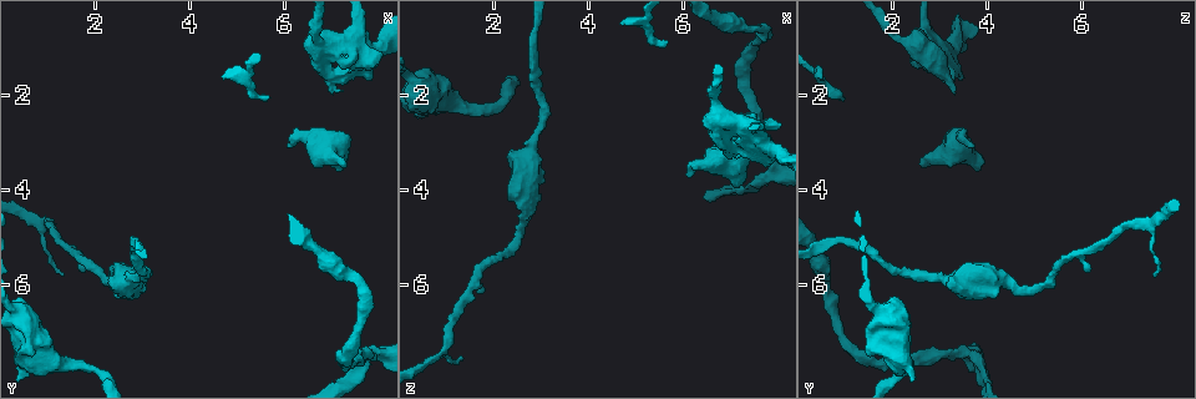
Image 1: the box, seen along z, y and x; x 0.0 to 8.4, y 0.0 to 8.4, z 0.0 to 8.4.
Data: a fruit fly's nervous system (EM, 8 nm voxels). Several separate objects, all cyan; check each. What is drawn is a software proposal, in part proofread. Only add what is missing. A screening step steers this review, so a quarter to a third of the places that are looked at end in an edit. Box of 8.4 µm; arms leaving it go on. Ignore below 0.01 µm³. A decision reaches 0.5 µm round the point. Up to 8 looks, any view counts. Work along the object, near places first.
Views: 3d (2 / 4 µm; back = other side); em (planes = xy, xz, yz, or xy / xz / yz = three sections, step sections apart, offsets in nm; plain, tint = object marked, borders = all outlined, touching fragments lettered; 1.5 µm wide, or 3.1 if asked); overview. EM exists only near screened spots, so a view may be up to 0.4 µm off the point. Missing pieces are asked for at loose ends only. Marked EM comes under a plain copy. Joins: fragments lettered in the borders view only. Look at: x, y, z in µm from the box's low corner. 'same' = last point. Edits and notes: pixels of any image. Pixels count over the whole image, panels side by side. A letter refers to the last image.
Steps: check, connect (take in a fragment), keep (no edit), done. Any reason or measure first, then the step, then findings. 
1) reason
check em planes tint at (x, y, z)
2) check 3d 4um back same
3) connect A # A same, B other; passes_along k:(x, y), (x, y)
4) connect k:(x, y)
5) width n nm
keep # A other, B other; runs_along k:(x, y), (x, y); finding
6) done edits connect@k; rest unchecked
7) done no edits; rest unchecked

check em xy step 4 borders at (7.80, 1.65, 3.45)

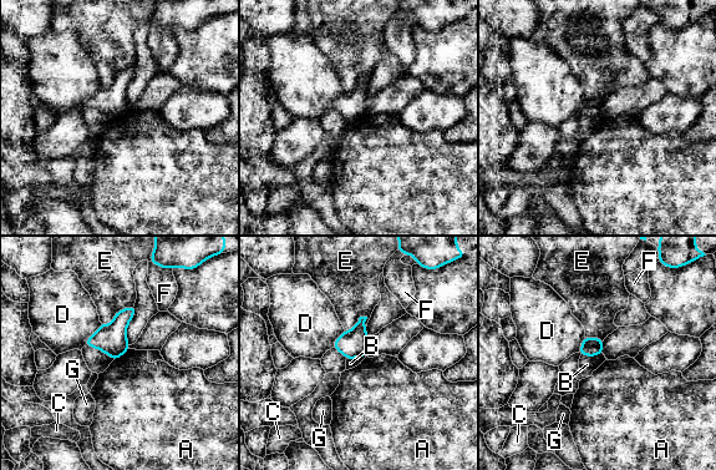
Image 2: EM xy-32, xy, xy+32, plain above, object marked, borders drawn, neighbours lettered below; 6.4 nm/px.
keep # A other, B other, C other, D other, E other, F other, G other; border 2:(602, 353), (580, 355); none of them fits

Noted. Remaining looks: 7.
free end
check 3d 2um at (6.15, 3.10, 3.70)

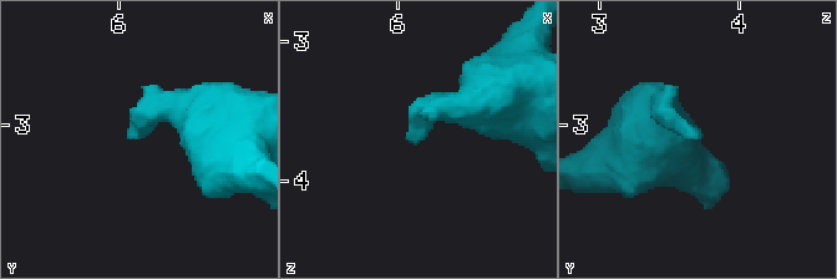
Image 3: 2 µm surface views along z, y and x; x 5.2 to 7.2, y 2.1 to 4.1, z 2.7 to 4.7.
shape alone is not enough
check em xy step 8 tint at (6.10, 3.08, 3.72)

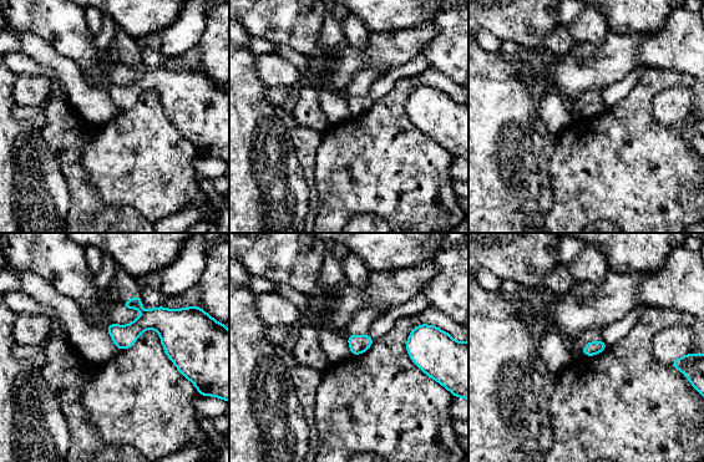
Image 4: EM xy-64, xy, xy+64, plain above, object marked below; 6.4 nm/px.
check em xy step 8 borders same

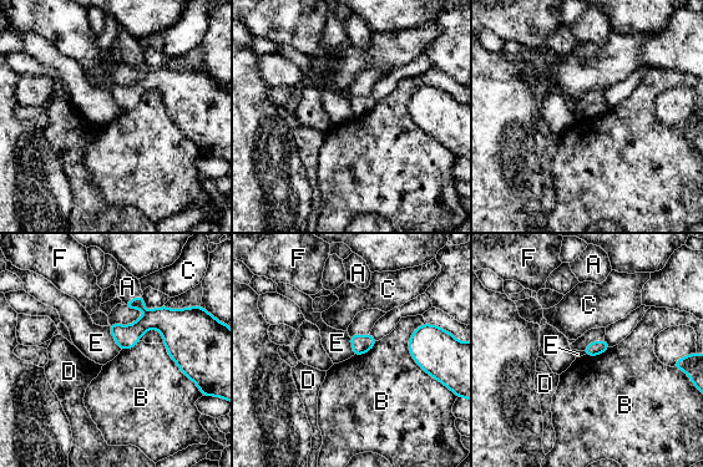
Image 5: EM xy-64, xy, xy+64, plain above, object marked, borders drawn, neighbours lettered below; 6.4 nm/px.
connect A # A same, B other, C other, D other, E other, F other; it goes on there

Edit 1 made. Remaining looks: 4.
redraw
check overview

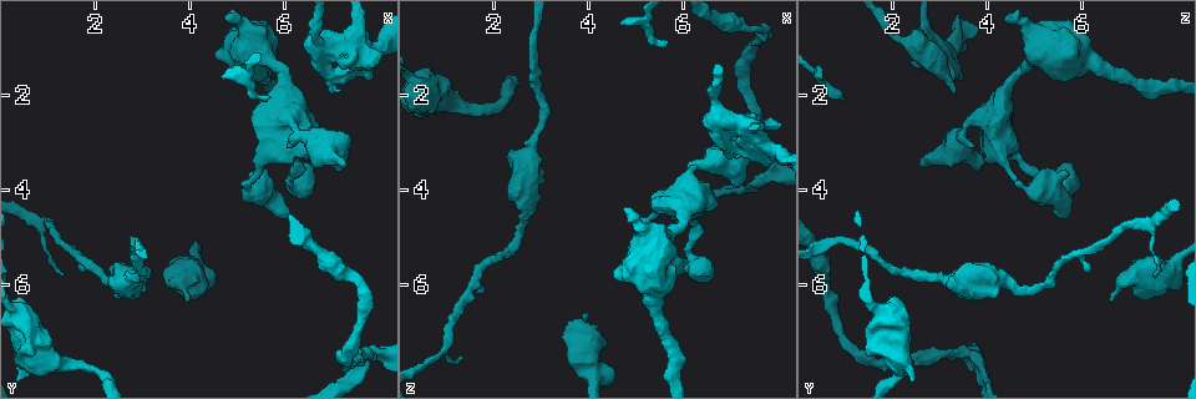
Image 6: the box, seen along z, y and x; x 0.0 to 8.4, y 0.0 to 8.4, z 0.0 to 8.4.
an open end
check em xy step 8 borders at (1.30, 5.85, 7.55)

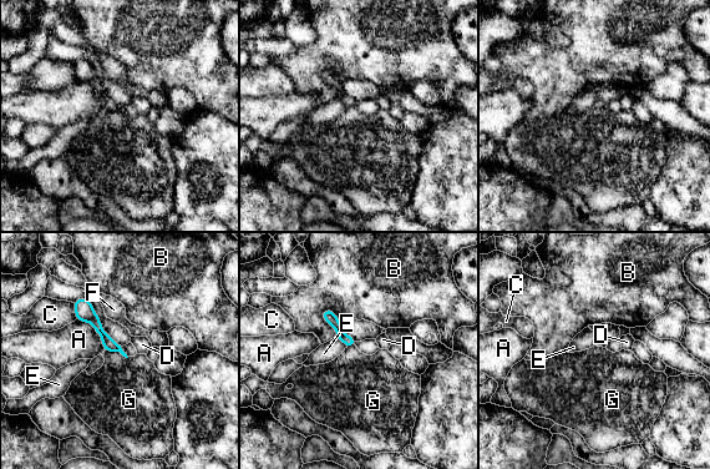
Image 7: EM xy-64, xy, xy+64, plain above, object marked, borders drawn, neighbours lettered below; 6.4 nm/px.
check em planes borders same

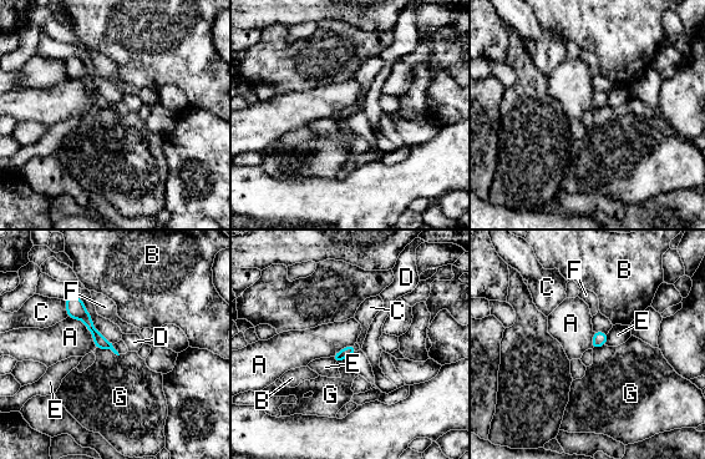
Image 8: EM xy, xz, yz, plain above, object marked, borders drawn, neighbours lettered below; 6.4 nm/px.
keep # A other, B other, C other, D other, E other, F other, G other; none of them fits

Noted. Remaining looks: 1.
done edits connect@5; rest unchecked

